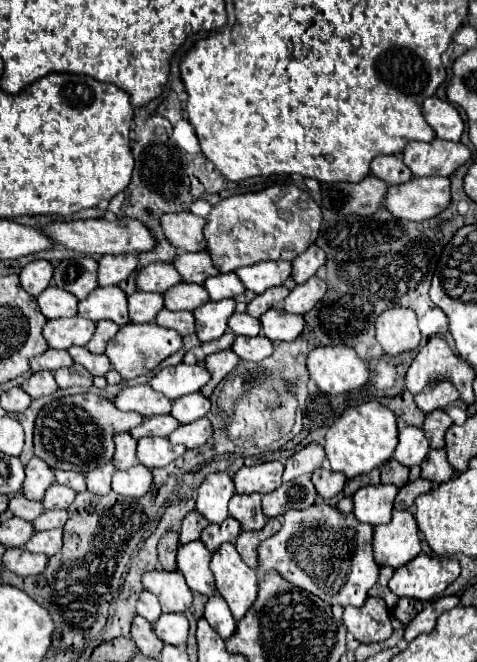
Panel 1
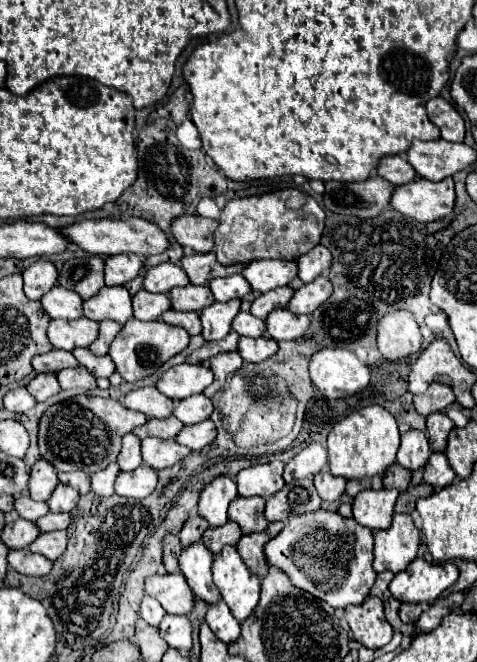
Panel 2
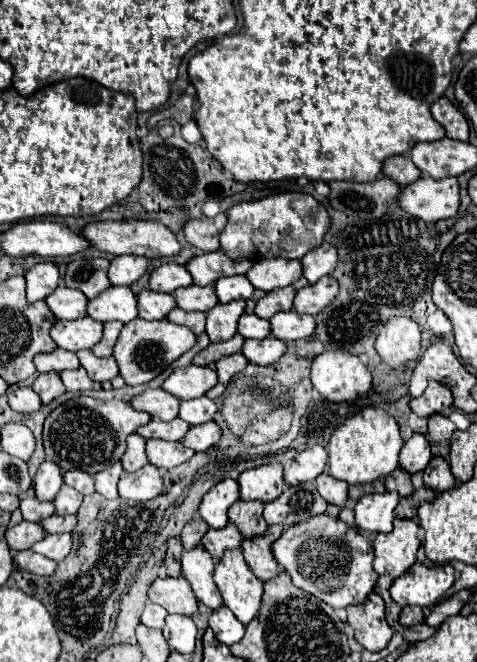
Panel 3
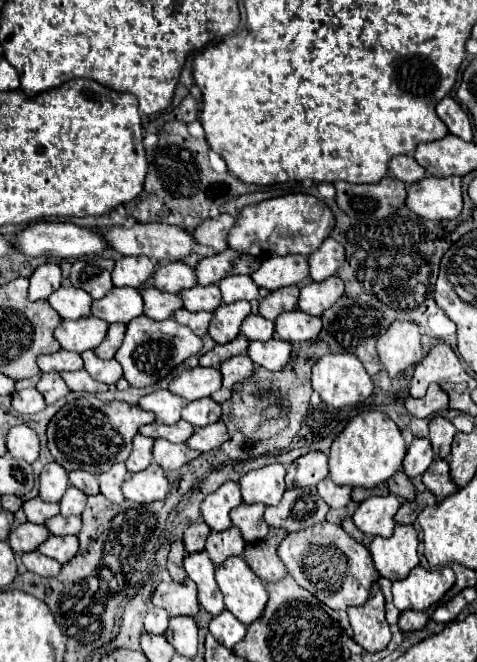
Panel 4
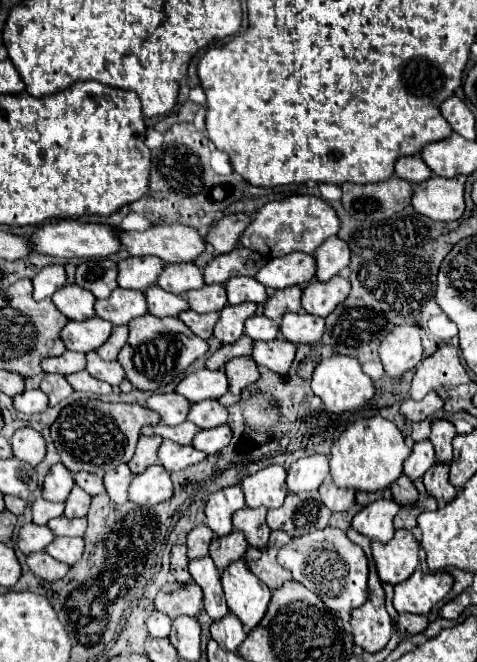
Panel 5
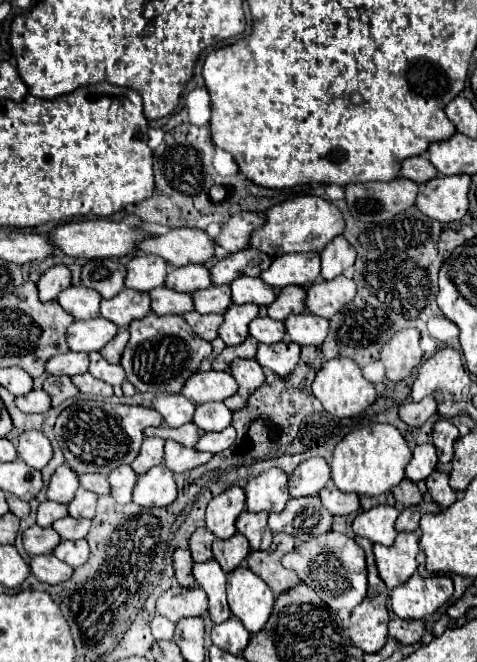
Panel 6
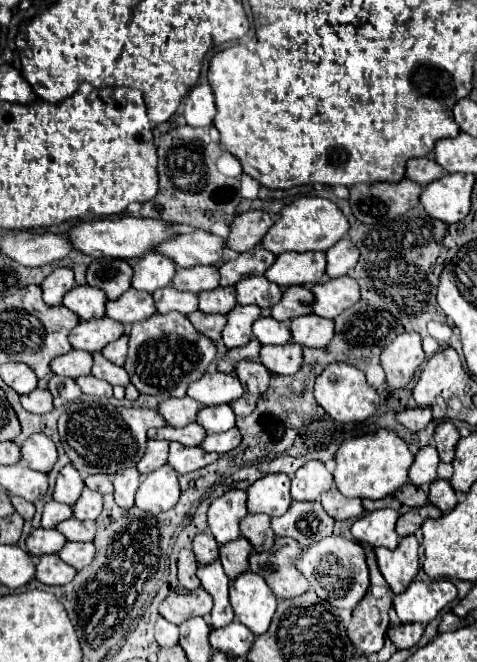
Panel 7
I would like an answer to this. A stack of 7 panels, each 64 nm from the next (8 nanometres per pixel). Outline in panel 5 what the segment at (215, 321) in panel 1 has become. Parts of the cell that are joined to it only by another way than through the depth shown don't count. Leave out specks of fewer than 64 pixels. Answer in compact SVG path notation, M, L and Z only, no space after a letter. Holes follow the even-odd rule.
M244 302L238 306L230 306L230 304L224 306L220 312L220 320L214 326L214 336L222 344L234 344L244 334L244 322L250 316L254 316L254 312L256 312L256 304L252 302Z

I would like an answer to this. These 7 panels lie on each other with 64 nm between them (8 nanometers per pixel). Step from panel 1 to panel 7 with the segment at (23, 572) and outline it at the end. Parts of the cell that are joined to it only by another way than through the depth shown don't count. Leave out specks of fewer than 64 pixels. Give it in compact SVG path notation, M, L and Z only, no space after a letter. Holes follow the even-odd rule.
M58 554L50 556L40 556L36 564L36 580L48 586L62 586L72 582L76 576L76 568L66 564L64 560L58 558Z

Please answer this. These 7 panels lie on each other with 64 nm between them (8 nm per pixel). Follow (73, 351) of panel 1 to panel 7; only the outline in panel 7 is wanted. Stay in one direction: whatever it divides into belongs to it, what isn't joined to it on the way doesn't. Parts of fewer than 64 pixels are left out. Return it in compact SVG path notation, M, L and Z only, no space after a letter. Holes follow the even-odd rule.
M100 352L94 354L94 368L92 368L92 374L94 374L96 378L102 378L102 380L110 382L112 386L120 384L120 386L126 388L126 386L130 384L128 372L126 372L124 368L120 368L120 366L114 366L112 362L108 362Z

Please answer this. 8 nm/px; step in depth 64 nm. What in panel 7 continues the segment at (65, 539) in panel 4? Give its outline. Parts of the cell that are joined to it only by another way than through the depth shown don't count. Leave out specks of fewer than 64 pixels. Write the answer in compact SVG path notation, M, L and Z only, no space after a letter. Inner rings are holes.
M68 542L60 554L58 554L64 562L68 562L70 566L74 566L76 570L88 566L94 556L96 556L96 546L92 542Z

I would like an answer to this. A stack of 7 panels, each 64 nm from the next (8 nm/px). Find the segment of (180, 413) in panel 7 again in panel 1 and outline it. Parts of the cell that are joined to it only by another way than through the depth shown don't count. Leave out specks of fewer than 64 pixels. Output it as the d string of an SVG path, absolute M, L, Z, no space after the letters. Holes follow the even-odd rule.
M132 386L124 388L116 398L114 398L116 408L120 410L134 410L142 414L144 418L148 416L158 416L158 414L170 414L172 400L166 396L160 396L152 386Z

